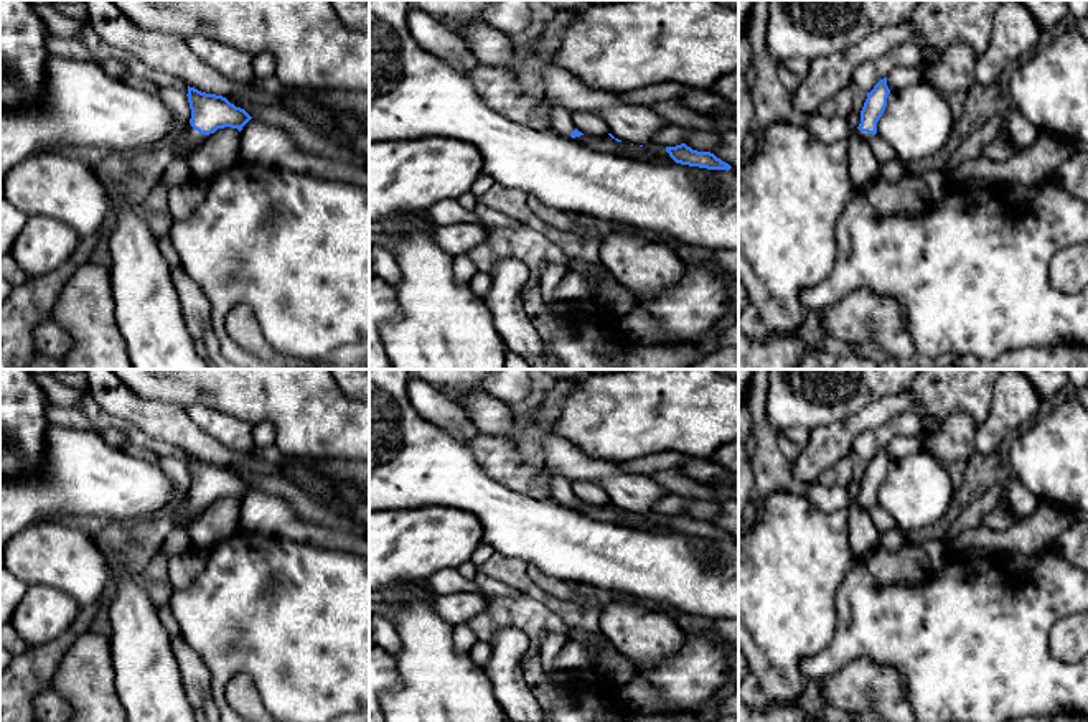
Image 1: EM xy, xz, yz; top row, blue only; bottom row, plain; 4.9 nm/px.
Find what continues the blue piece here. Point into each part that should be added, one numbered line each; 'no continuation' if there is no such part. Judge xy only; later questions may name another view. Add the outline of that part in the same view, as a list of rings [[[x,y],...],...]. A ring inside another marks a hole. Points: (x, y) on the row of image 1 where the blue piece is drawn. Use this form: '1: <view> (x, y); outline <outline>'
1: xy (190, 139); outline [[[191,130],[181,137],[185,148],[191,150],[198,142],[203,142],[206,138],[204,134],[199,134],[198,130]]]

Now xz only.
1: xz (561, 122); outline [[[546,97],[544,104],[549,107],[551,130],[564,137],[570,137],[570,134],[575,130],[575,125],[570,120],[569,109],[551,97]]]

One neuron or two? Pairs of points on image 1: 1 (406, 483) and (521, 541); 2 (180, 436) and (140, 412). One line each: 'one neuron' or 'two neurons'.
1: one neuron
2: one neuron

